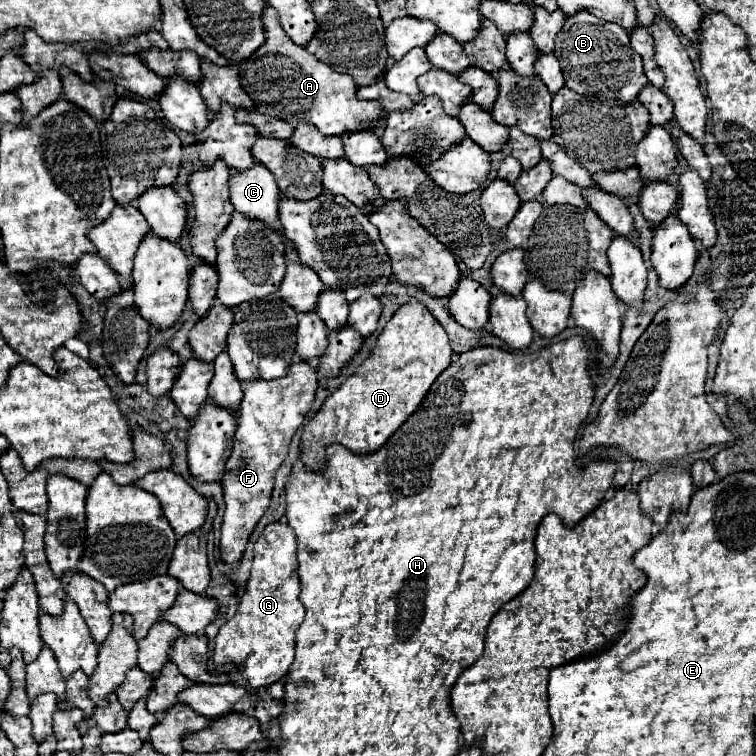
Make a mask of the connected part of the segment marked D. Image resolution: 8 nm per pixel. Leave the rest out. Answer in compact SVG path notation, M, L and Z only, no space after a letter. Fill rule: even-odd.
M410 299L408 303L400 305L392 319L386 323L382 333L376 339L376 347L370 351L370 355L358 365L356 373L346 377L342 385L328 395L328 399L322 403L322 407L314 413L314 417L308 421L302 433L302 461L308 469L318 471L324 461L324 449L332 443L342 443L344 447L352 449L354 453L372 453L376 451L388 437L400 427L404 419L416 409L416 405L422 403L424 395L428 393L430 385L436 381L436 377L452 363L452 347L448 333L444 327L432 317L432 313L426 309L424 303L418 299Z

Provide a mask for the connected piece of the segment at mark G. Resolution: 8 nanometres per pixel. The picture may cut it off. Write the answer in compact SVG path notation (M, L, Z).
M284 521L268 523L254 543L254 561L250 579L236 615L226 621L214 639L214 663L228 661L242 665L242 675L252 687L268 687L280 681L294 661L294 633L304 621L304 605L300 603L300 577L296 561L296 535Z

